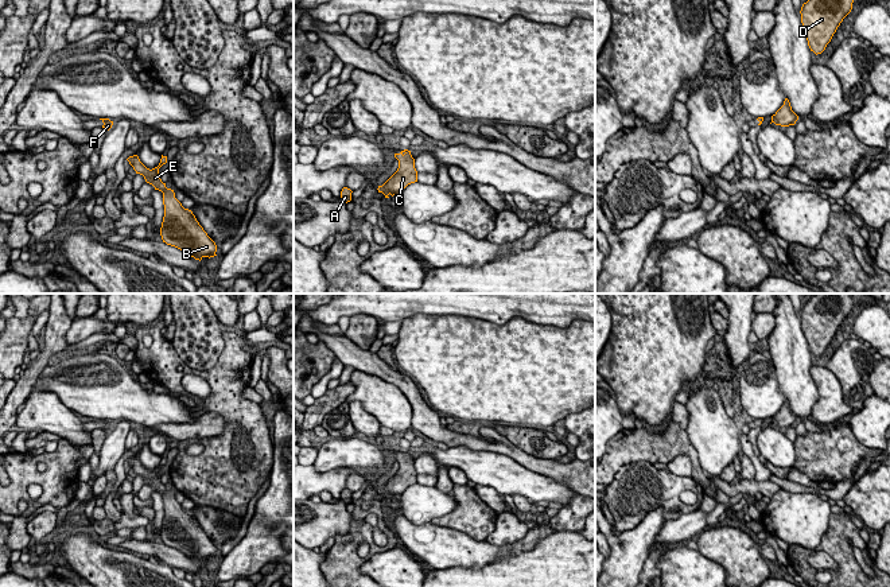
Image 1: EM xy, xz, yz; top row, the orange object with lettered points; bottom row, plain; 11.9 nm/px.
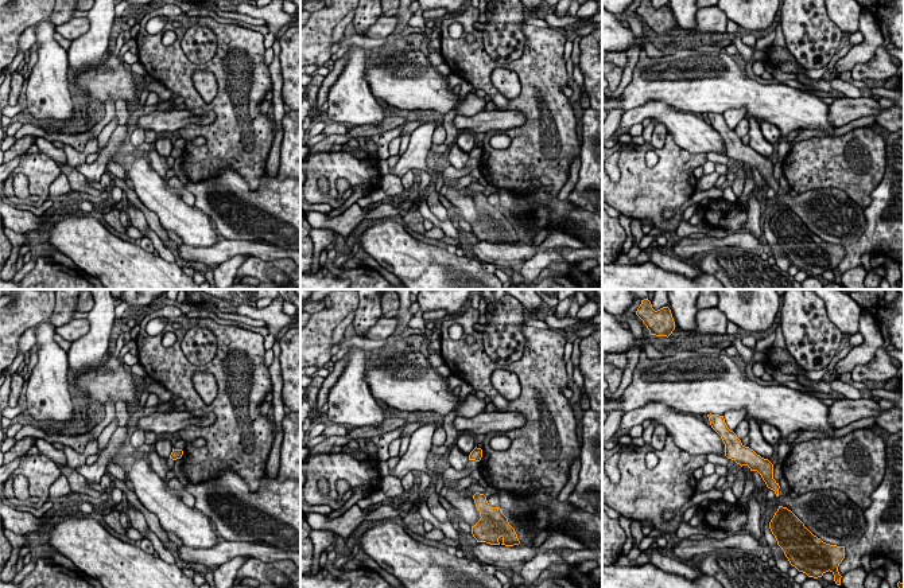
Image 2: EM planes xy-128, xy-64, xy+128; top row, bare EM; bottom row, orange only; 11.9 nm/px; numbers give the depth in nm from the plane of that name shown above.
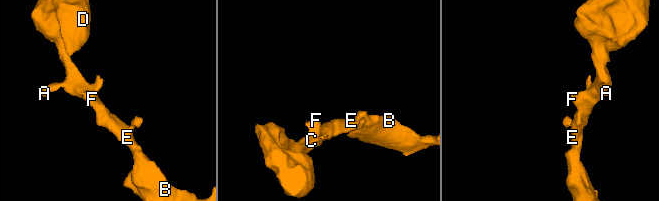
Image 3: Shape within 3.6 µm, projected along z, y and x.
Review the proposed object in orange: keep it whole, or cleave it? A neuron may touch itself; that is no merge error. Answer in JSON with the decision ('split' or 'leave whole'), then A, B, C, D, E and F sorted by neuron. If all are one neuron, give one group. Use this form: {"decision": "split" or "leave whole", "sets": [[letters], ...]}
{"decision": "leave whole", "sets": [["A", "B", "C", "D", "E", "F"]]}

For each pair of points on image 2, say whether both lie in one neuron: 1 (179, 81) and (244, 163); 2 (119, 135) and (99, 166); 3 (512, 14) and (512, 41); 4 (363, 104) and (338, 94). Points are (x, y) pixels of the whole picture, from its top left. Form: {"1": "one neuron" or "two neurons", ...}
{"1": "one neuron", "2": "one neuron", "3": "one neuron", "4": "one neuron"}

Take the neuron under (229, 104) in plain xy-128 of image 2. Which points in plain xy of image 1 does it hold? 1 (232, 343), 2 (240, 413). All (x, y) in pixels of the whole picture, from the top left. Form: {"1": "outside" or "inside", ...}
{"1": "inside", "2": "inside"}

